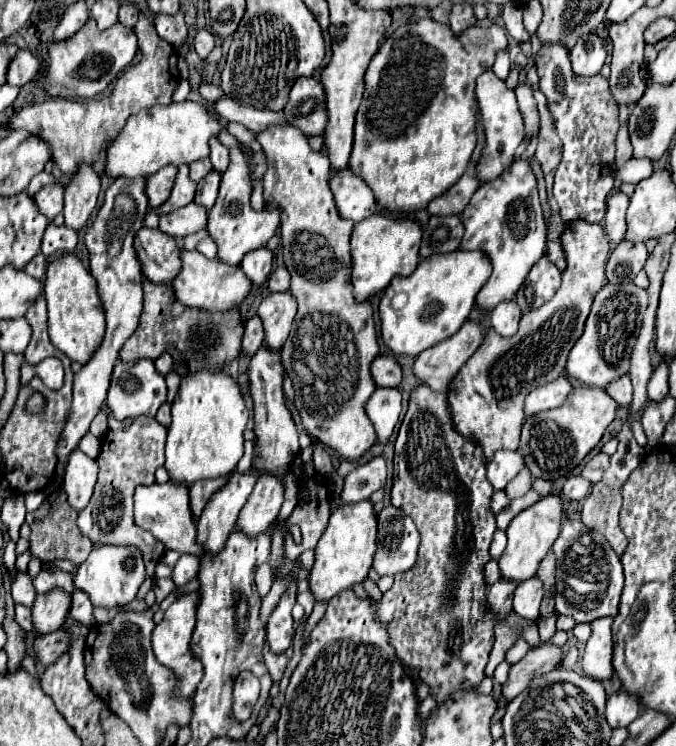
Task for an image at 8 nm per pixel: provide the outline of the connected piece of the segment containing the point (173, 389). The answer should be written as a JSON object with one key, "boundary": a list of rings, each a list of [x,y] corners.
{"boundary":[[[173,369],[173,371],[169,371],[167,375],[165,375],[165,381],[167,381],[167,401],[173,401],[173,397],[175,397],[175,393],[177,393],[177,389],[179,389],[179,373]]]}

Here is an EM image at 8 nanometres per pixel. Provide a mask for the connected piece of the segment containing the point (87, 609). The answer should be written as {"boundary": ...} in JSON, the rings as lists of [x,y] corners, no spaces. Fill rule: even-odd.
{"boundary":[[[75,589],[73,599],[71,599],[71,611],[69,611],[69,615],[73,619],[77,619],[79,623],[87,625],[87,627],[91,627],[95,623],[93,621],[93,605],[91,605],[91,601],[89,601],[89,597],[87,597],[85,591]]]}

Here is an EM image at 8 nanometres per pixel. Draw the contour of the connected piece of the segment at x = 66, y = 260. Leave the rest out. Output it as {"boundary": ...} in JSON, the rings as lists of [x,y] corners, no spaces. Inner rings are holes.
{"boundary":[[[63,255],[61,259],[51,261],[43,285],[49,311],[51,343],[71,361],[85,365],[93,357],[95,349],[99,349],[105,335],[105,309],[97,293],[97,281],[75,255]]]}

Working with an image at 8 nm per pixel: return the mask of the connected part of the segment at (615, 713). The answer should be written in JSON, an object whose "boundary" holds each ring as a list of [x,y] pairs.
{"boundary":[[[617,691],[607,699],[607,721],[613,729],[617,727],[627,727],[631,725],[631,721],[635,721],[641,713],[641,701],[639,695],[635,693],[627,693],[627,691]]]}

